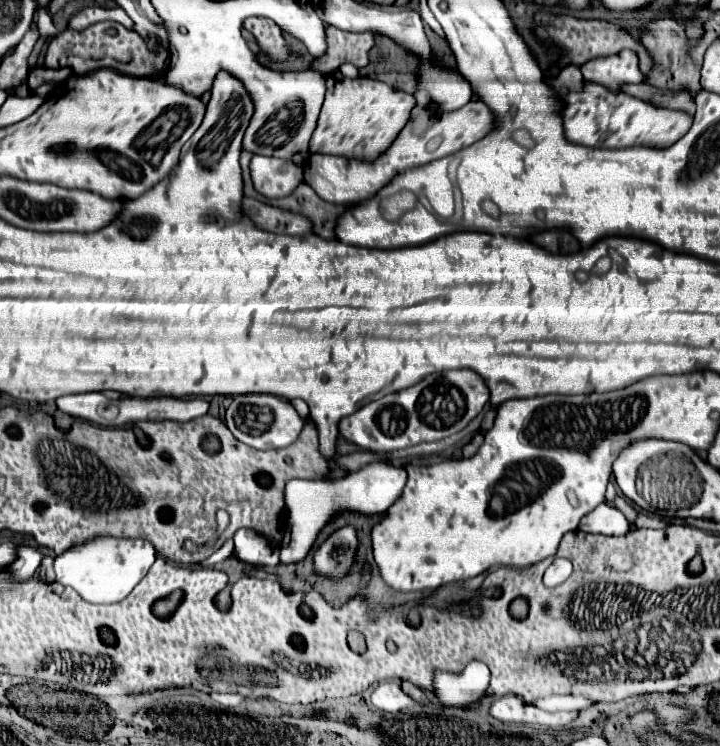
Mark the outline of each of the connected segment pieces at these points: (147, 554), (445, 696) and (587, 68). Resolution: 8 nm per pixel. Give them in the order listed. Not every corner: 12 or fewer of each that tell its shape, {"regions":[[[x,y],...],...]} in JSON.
{"regions":[[[95,537],[53,559],[87,603],[119,603],[147,575],[147,539]],[[471,661],[461,673],[435,671],[433,693],[447,707],[487,697],[491,671]],[[629,49],[591,59],[583,78],[621,89],[641,83],[637,55]]]}

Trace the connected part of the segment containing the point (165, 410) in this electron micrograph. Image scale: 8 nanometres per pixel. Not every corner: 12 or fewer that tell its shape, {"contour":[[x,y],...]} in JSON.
{"contour":[[77,393],[57,399],[63,413],[103,427],[137,421],[191,421],[205,399]]}

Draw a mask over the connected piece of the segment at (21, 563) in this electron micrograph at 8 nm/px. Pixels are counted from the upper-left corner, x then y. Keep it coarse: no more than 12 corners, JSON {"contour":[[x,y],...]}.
{"contour":[[29,545],[17,547],[17,559],[9,565],[17,579],[33,577],[43,553]]}

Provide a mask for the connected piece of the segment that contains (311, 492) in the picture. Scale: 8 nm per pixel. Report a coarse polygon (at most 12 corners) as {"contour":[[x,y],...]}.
{"contour":[[373,461],[284,491],[283,563],[301,561],[345,509],[387,511],[407,471]]}

